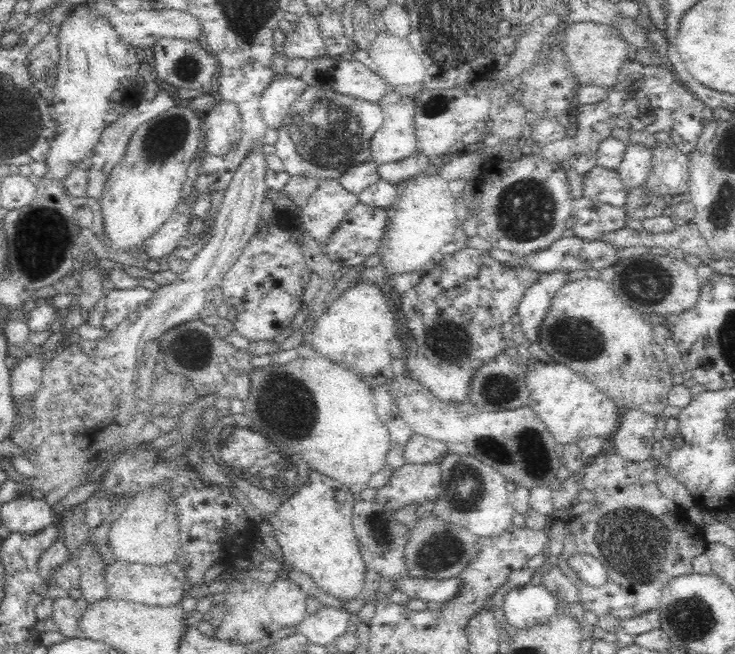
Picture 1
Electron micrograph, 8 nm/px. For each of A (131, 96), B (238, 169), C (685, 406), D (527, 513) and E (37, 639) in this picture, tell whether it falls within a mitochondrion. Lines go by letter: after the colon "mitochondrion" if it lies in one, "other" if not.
A: other
B: other
C: other
D: other
E: other

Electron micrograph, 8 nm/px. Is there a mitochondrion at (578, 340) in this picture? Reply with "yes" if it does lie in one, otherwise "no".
yes

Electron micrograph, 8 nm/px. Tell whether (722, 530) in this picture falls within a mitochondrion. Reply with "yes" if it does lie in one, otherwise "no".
no

